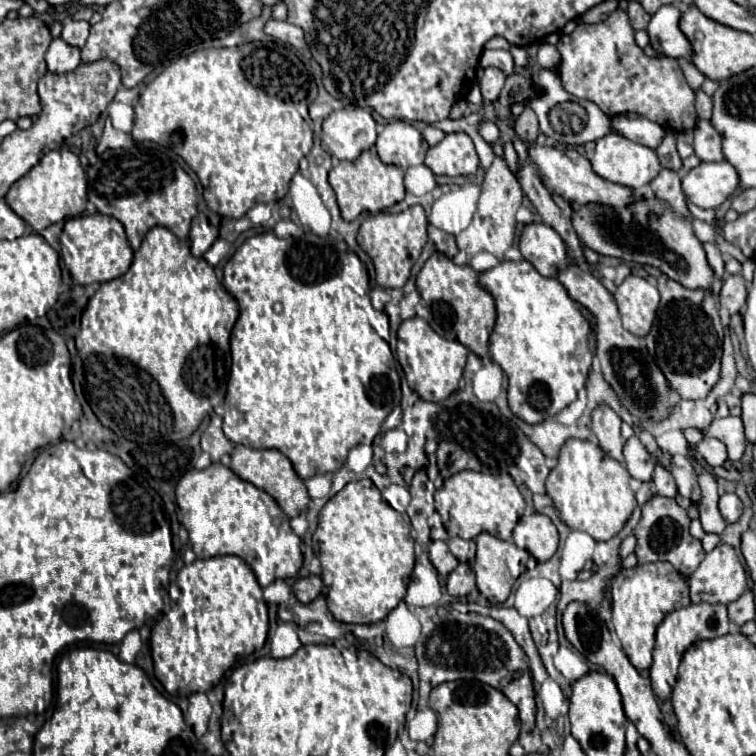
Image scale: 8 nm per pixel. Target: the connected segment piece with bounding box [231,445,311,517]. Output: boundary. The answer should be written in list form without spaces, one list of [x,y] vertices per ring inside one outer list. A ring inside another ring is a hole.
[[[235,445],[233,453],[231,453],[231,469],[243,481],[249,481],[255,487],[267,491],[279,503],[279,507],[285,511],[285,515],[289,515],[289,517],[297,517],[299,513],[303,513],[307,509],[309,501],[311,501],[303,481],[299,479],[299,475],[295,473],[295,469],[291,465],[291,461],[275,449],[257,451],[257,449],[251,449],[251,447],[245,447],[245,445]]]

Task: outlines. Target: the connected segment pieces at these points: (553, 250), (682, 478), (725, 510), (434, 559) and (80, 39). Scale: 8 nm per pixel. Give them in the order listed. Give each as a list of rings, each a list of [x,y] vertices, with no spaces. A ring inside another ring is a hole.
[[[529,223],[523,227],[519,251],[523,259],[527,259],[545,277],[555,277],[555,269],[563,269],[573,263],[571,257],[567,257],[563,239],[545,223]]]
[[[671,455],[671,473],[677,481],[677,489],[683,497],[691,499],[693,503],[699,503],[701,489],[697,485],[695,469],[691,469],[691,461],[687,461],[685,455]]]
[[[725,493],[719,499],[719,511],[727,523],[735,523],[741,517],[743,503],[739,501],[739,497],[735,493]]]
[[[433,541],[431,543],[431,547],[429,547],[429,559],[431,559],[431,563],[435,565],[435,569],[437,569],[437,573],[441,577],[447,577],[459,565],[459,561],[449,551],[449,547],[447,547],[445,541]]]
[[[65,17],[63,19],[63,33],[61,37],[69,43],[69,45],[75,45],[75,47],[83,47],[87,37],[89,37],[89,23],[87,21],[77,21],[73,17]]]

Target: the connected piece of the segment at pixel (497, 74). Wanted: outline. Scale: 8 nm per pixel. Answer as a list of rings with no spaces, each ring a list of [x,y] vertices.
[[[487,67],[485,75],[481,79],[481,95],[485,101],[495,101],[503,89],[505,83],[505,73],[497,67]]]

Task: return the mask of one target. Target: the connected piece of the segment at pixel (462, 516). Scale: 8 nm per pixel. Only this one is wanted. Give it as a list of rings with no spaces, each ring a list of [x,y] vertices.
[[[471,470],[459,471],[457,475],[446,479],[443,486],[435,492],[434,501],[436,511],[440,514],[447,533],[451,537],[458,536],[463,539],[475,539],[483,531],[487,531],[499,539],[511,539],[511,531],[525,509],[525,501],[521,497],[517,485],[513,483],[511,475],[492,475]]]

